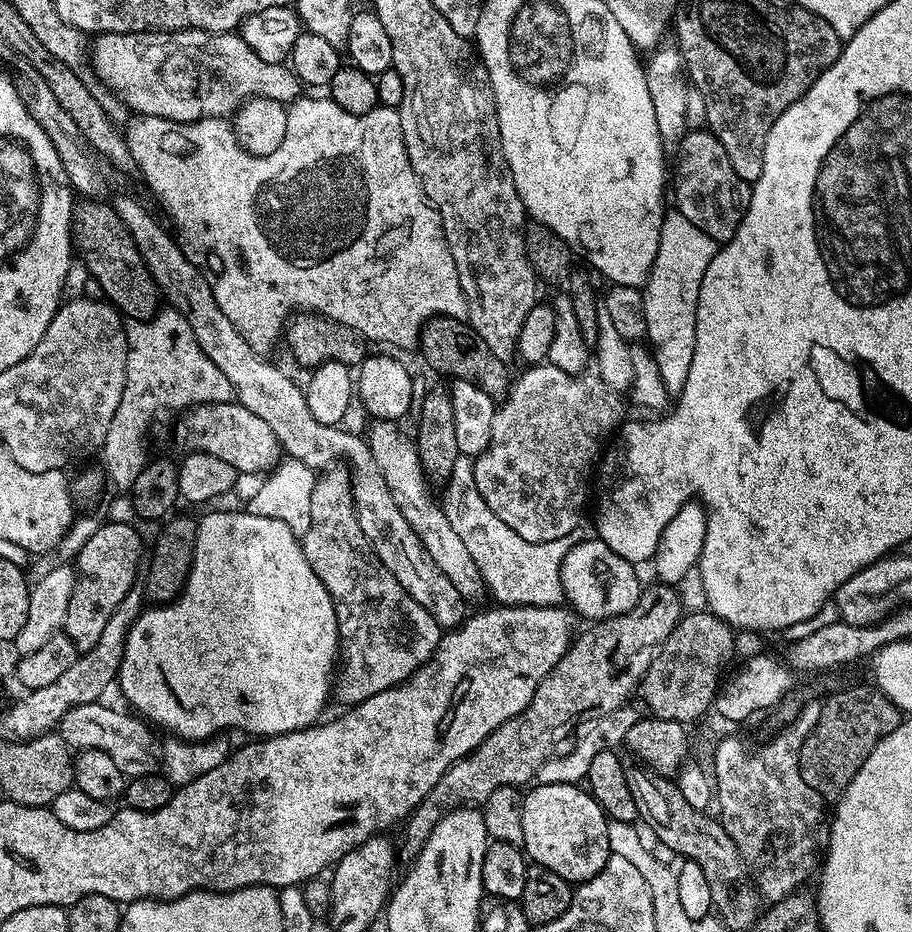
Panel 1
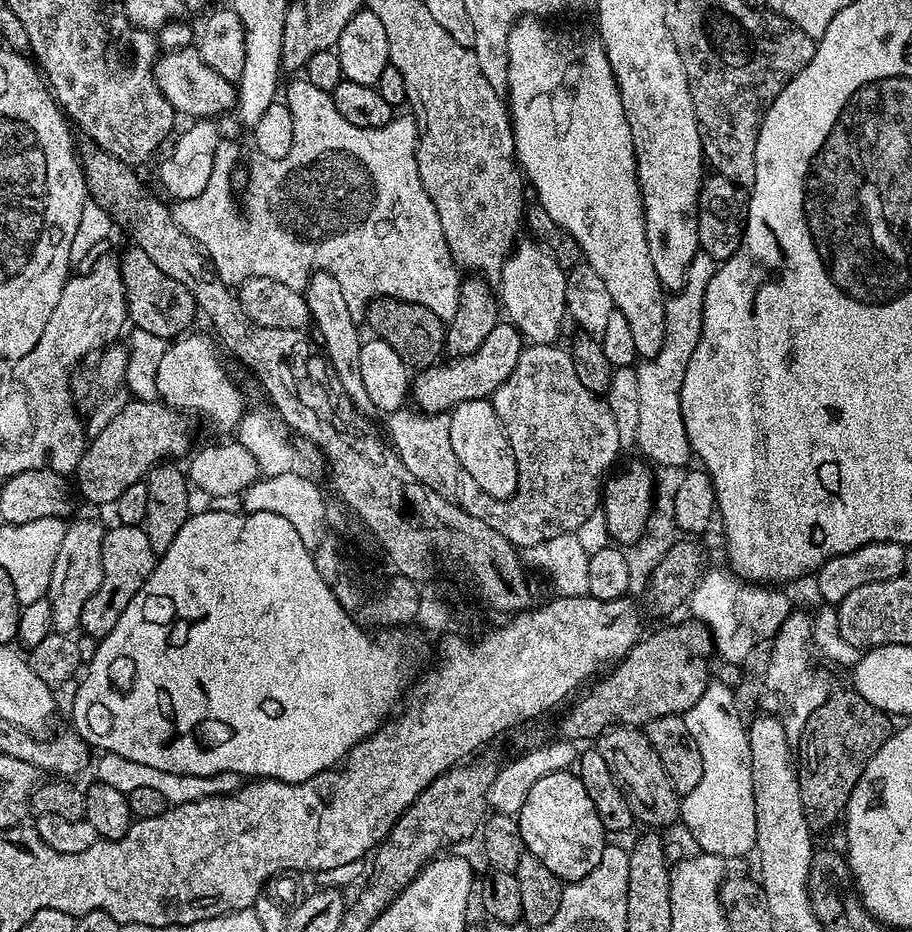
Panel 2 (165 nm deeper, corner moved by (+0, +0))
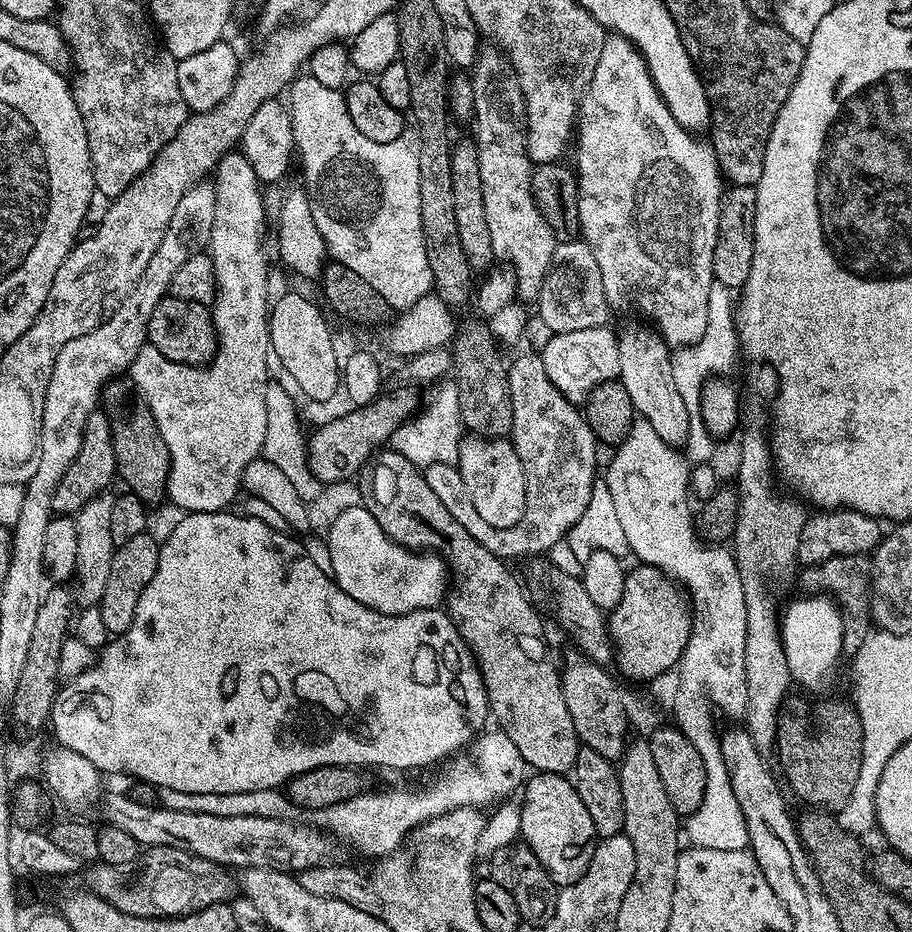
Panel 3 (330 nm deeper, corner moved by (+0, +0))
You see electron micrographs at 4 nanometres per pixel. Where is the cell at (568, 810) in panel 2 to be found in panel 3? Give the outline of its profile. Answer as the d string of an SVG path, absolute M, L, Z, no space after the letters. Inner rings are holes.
M536 772L527 777L523 792L524 800L522 799L520 804L520 834L523 843L528 844L530 850L534 850L534 854L538 854L538 862L546 866L556 885L578 882L578 878L586 874L586 866L590 866L590 858L596 849L598 837L585 803L582 802L582 798L578 798L576 785L567 775Z

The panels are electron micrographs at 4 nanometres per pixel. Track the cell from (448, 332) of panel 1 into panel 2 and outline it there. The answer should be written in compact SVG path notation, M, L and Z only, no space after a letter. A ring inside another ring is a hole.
M380 296L368 305L367 316L368 324L372 327L371 335L377 340L386 342L386 346L391 346L397 352L398 358L402 358L402 362L408 365L409 369L430 368L437 363L436 352L443 353L445 351L445 321L437 312L426 306L389 296Z

